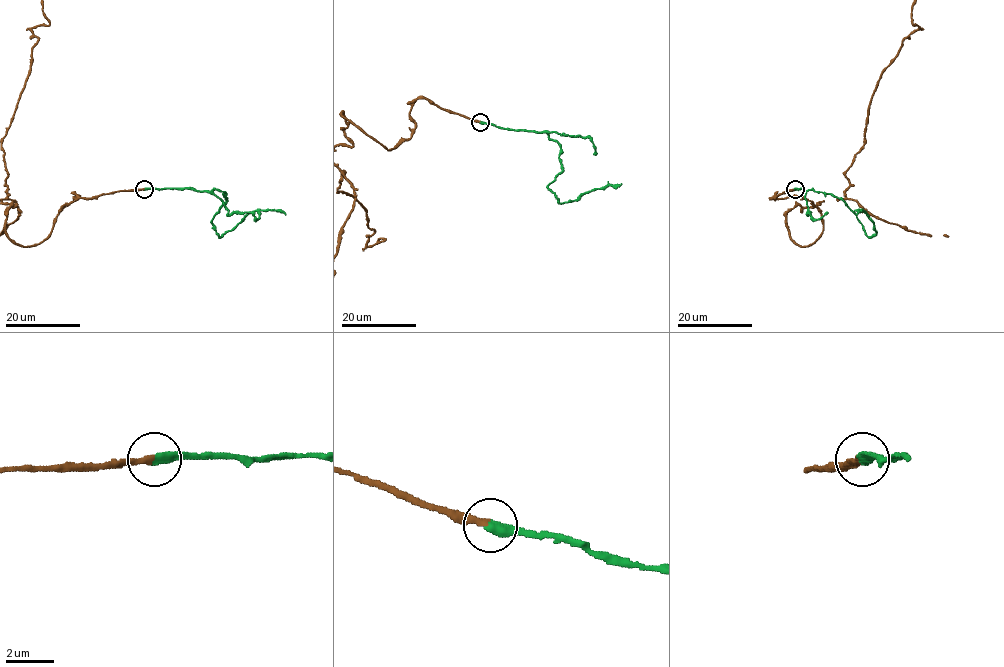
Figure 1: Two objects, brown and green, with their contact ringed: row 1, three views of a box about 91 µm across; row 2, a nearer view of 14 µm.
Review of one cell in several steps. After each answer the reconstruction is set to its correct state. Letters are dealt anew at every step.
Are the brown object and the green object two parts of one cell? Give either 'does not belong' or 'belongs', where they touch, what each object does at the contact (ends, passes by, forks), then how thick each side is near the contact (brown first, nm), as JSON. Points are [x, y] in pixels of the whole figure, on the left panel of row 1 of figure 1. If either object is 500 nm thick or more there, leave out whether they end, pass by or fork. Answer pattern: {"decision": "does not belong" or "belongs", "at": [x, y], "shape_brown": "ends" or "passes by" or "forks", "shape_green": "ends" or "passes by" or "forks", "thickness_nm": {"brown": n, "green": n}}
{"decision": "belongs", "at": [144, 189], "shape_brown": "ends", "shape_green": "ends", "thickness_nm": {"brown": 260, "green": 440}}

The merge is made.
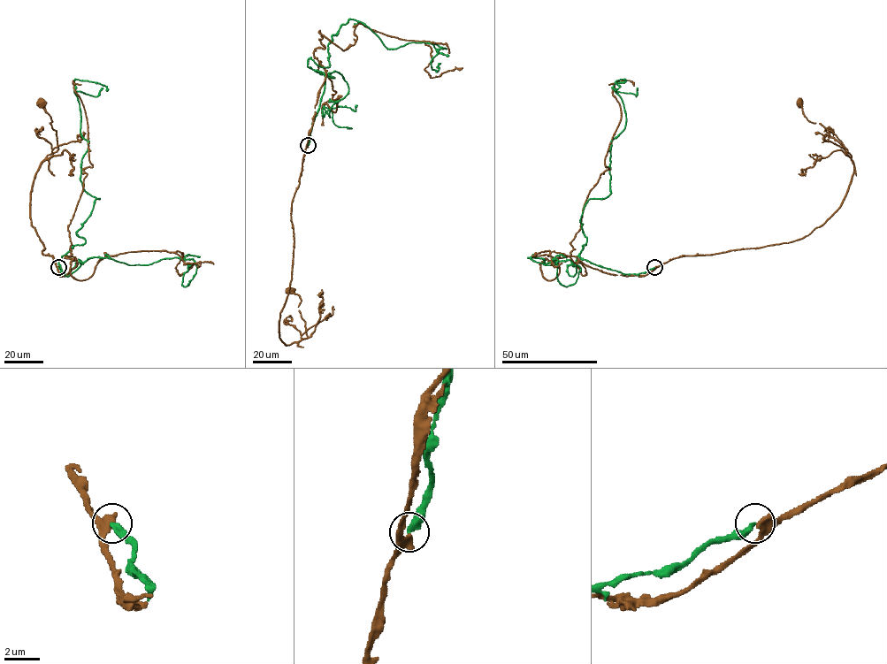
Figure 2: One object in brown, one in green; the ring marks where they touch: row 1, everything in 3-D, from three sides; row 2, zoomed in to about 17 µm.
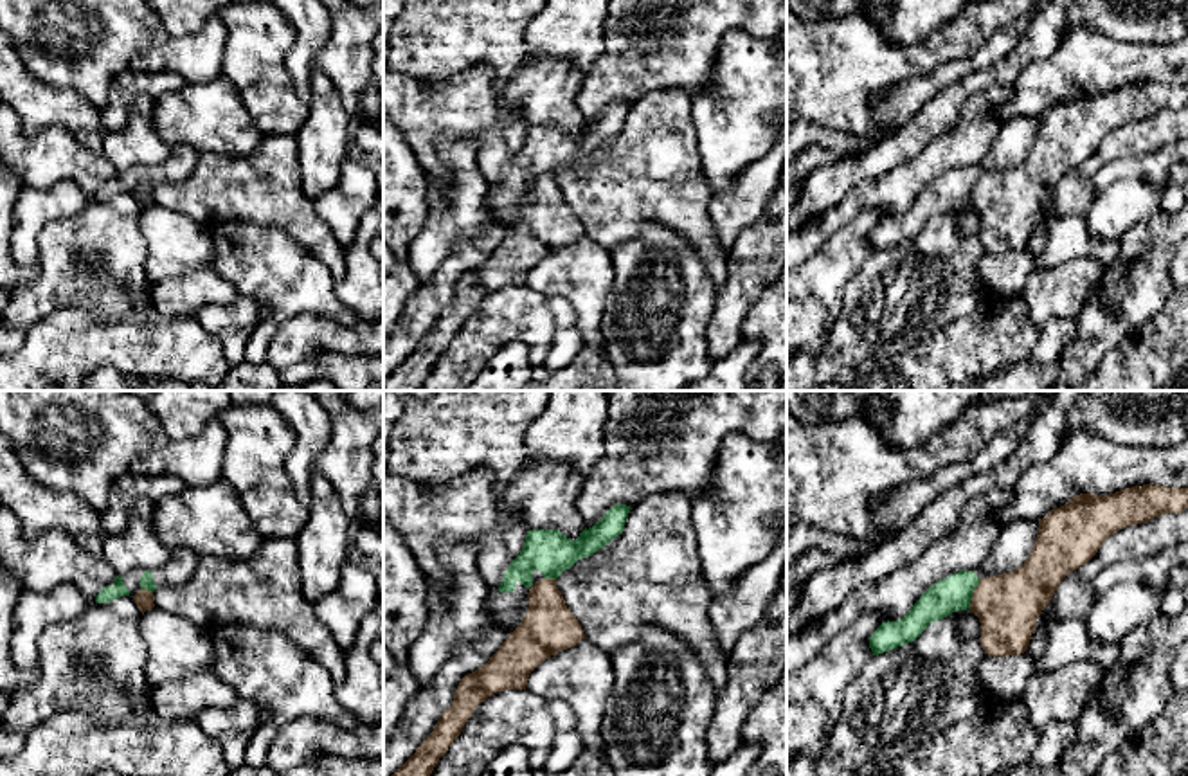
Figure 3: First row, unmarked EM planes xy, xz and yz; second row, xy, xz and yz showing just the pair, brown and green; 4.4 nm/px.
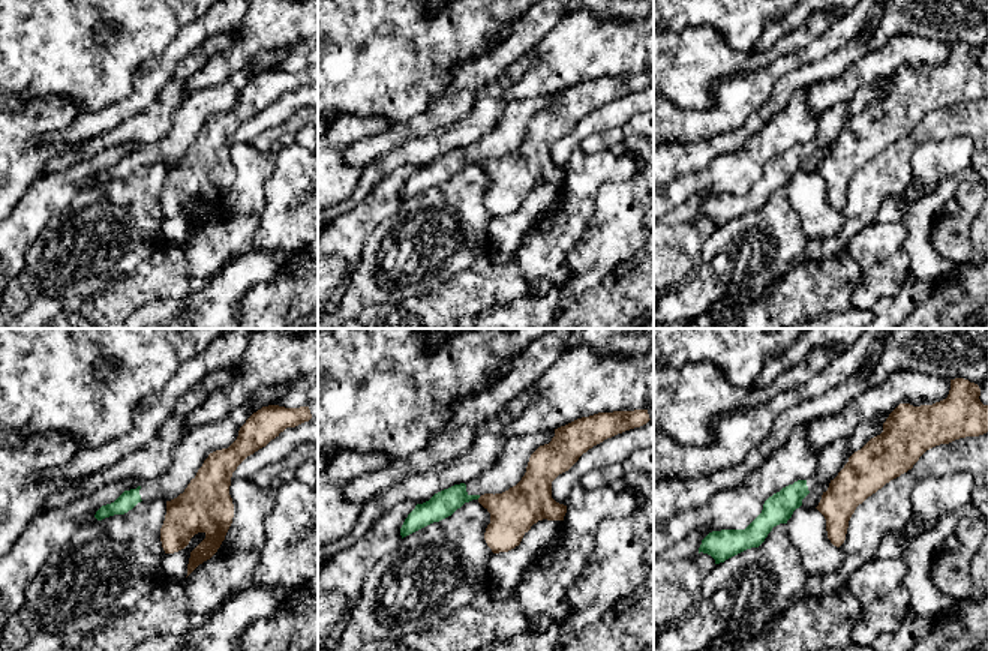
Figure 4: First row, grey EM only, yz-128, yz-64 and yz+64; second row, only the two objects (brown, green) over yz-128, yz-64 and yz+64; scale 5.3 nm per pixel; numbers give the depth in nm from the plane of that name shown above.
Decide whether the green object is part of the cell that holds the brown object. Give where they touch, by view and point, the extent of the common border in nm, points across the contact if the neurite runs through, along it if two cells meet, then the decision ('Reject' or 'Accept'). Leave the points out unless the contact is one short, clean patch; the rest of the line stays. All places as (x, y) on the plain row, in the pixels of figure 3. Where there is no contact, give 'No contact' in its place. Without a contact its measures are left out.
Touches brown at yz (972, 191). Shared border 140 nm. Boundary: yz (980, 177), (969, 204). Reject

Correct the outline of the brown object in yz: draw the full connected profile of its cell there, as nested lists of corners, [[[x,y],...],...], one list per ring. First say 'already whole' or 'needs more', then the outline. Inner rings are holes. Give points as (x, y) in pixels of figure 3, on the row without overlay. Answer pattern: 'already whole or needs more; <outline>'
already whole; [[[1143,81],[1109,92],[1080,90],[1039,117],[1028,157],[1012,169],[979,176],[970,207],[981,220],[985,250],[1028,247],[1037,216],[1058,180],[1087,160],[1116,128],[1188,104],[1188,85]]]

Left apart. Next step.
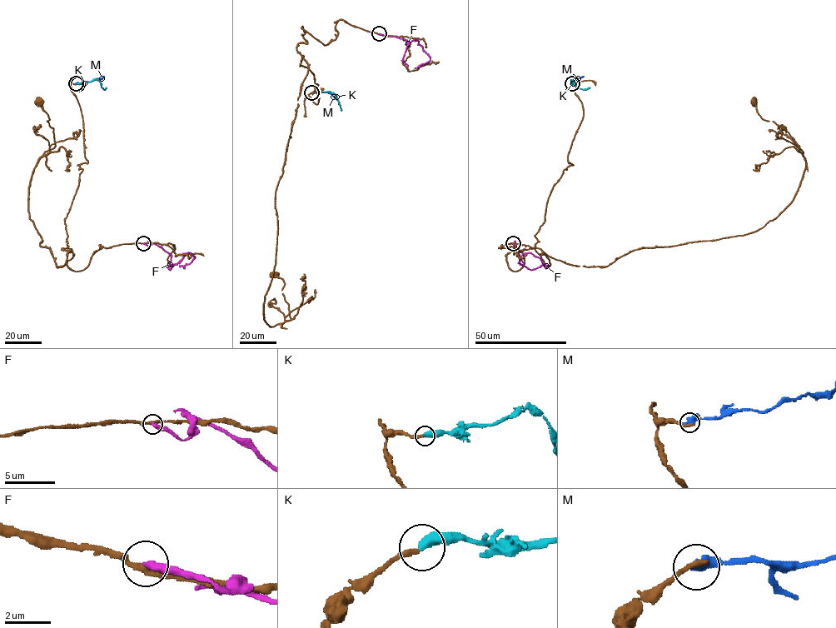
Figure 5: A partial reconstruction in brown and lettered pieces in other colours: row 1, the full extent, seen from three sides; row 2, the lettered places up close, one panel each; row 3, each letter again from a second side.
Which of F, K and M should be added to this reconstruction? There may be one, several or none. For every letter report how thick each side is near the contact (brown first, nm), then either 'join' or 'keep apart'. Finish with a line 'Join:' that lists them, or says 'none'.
F: calibres 220 and 320 nm; keep apart
K: calibres 220 and 440 nm; join
M: calibres 260 and 500 nm; keep apart
Join: K

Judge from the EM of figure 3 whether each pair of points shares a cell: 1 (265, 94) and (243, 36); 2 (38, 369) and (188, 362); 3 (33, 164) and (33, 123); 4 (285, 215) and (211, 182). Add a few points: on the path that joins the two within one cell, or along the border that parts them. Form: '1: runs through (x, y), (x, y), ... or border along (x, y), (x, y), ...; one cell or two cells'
1: runs through (261, 80), (254, 63), (254, 51); one cell
2: runs through (76, 350), (150, 350); one cell
3: border along (18, 116), (27, 135), (49, 126), (74, 135); two cells
4: runs through (267, 197), (260, 189), (229, 189); one cell

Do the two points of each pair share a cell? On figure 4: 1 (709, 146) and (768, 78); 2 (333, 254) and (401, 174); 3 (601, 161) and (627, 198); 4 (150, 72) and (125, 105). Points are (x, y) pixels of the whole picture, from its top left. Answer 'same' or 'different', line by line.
1: different
2: same
3: different
4: same

